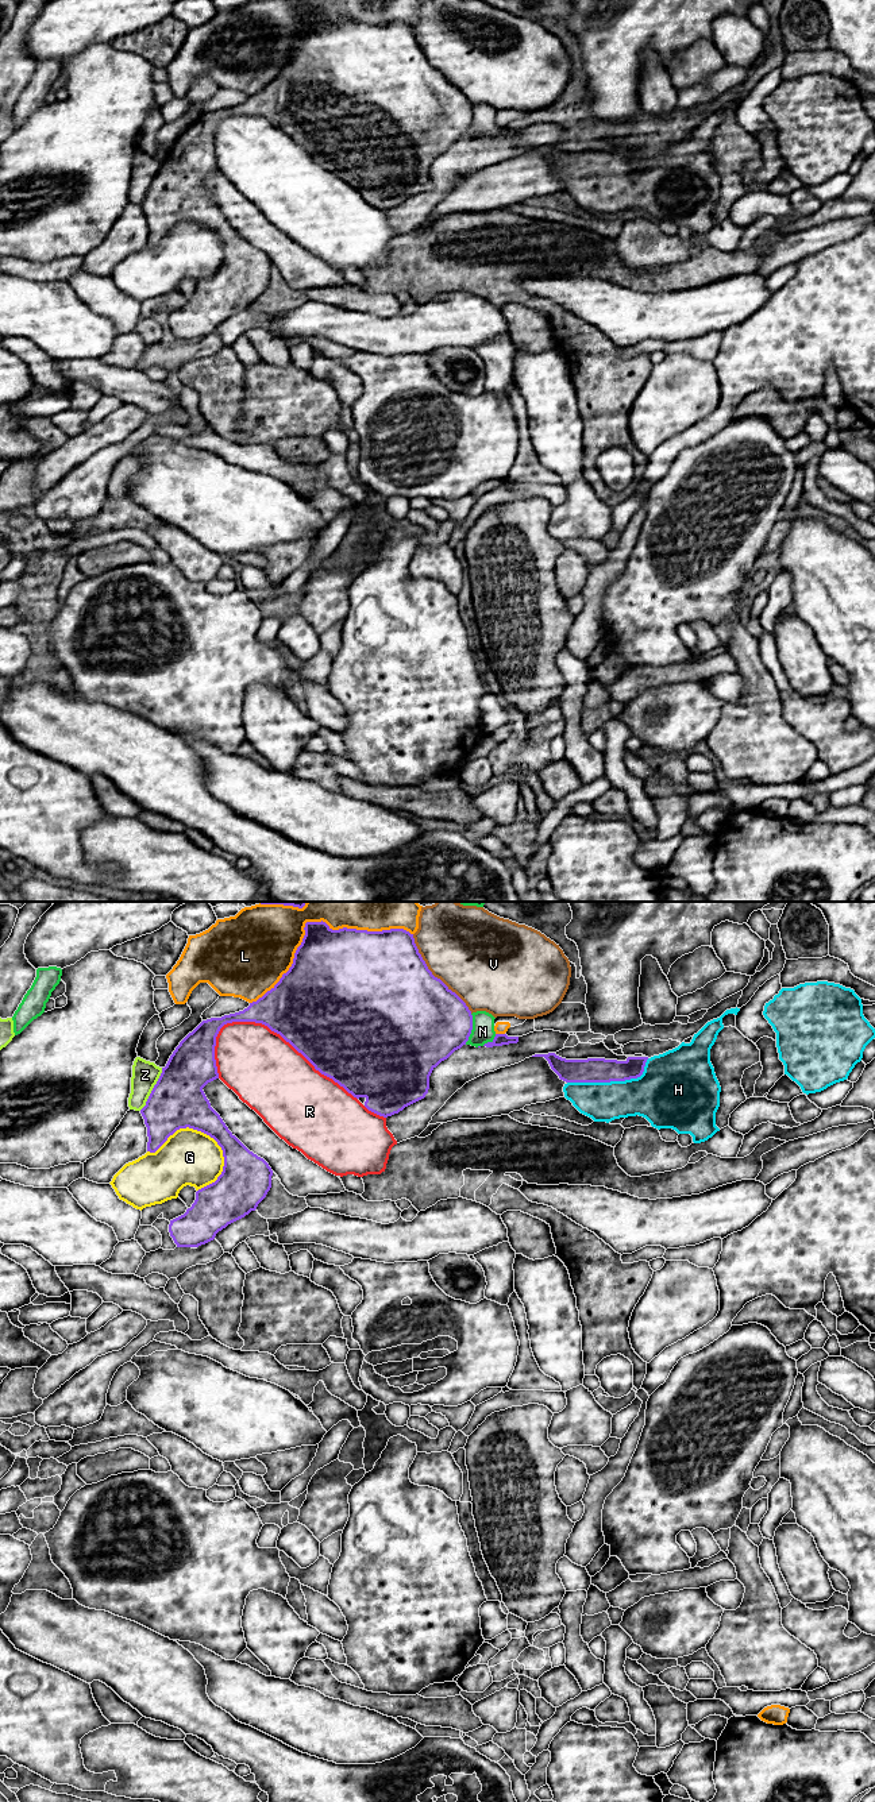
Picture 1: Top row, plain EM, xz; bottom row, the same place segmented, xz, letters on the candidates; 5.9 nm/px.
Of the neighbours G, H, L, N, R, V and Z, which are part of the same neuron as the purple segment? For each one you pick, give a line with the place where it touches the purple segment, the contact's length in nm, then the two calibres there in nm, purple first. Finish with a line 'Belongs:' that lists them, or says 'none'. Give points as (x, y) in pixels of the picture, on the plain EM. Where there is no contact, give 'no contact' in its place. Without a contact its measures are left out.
H: xz (612, 173) | 500 nm | 140/260 nm
Belongs: H

